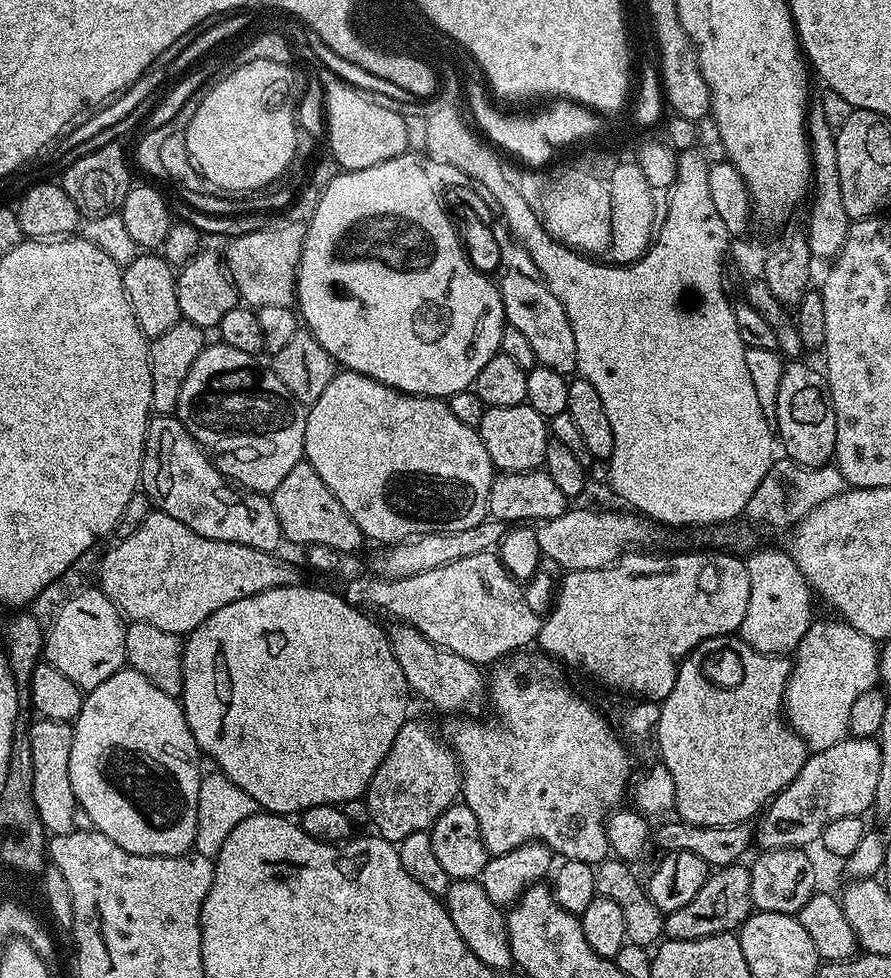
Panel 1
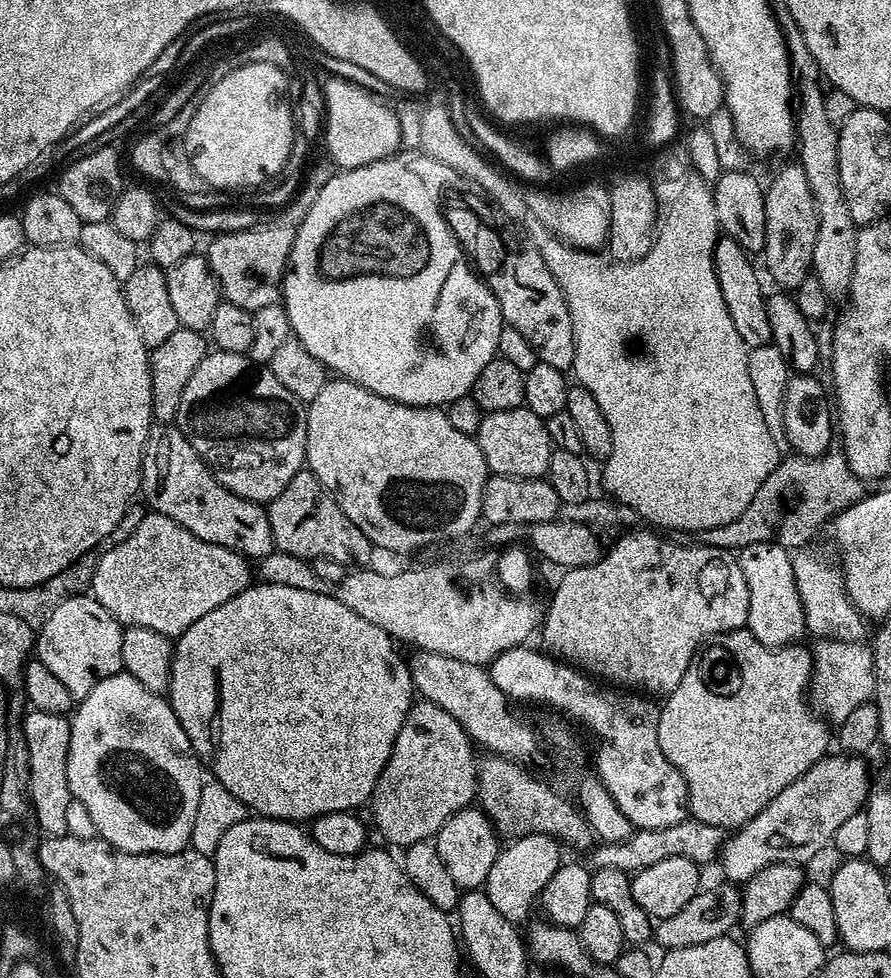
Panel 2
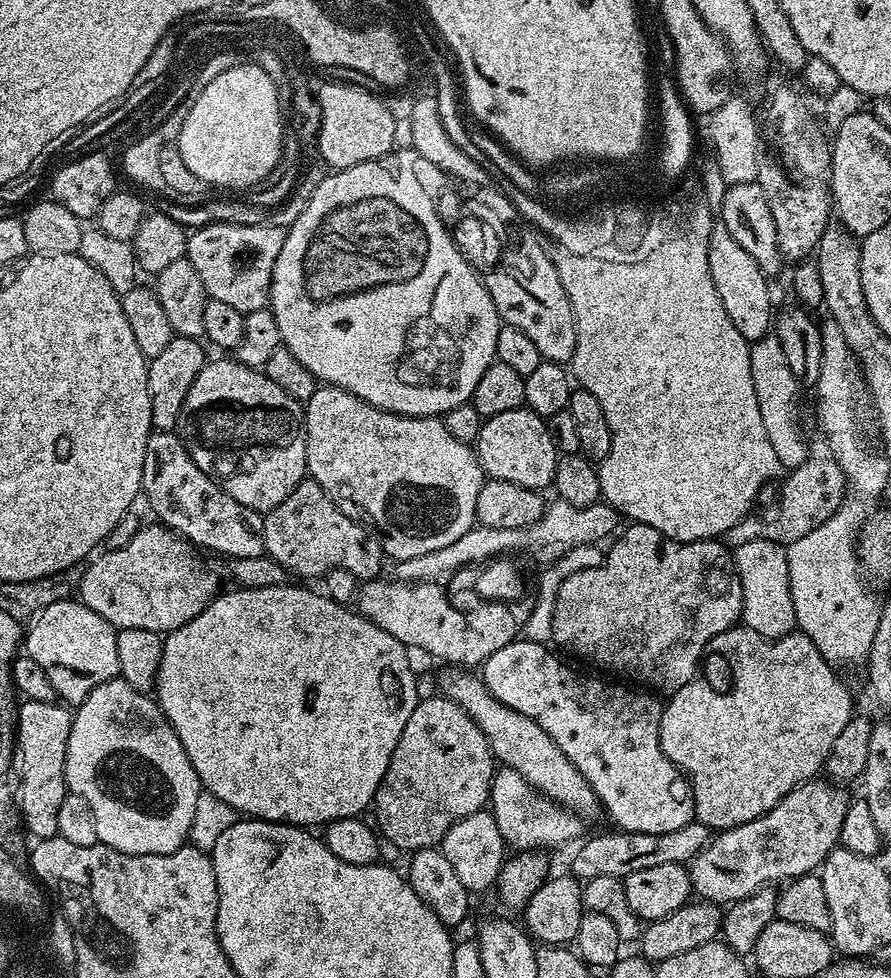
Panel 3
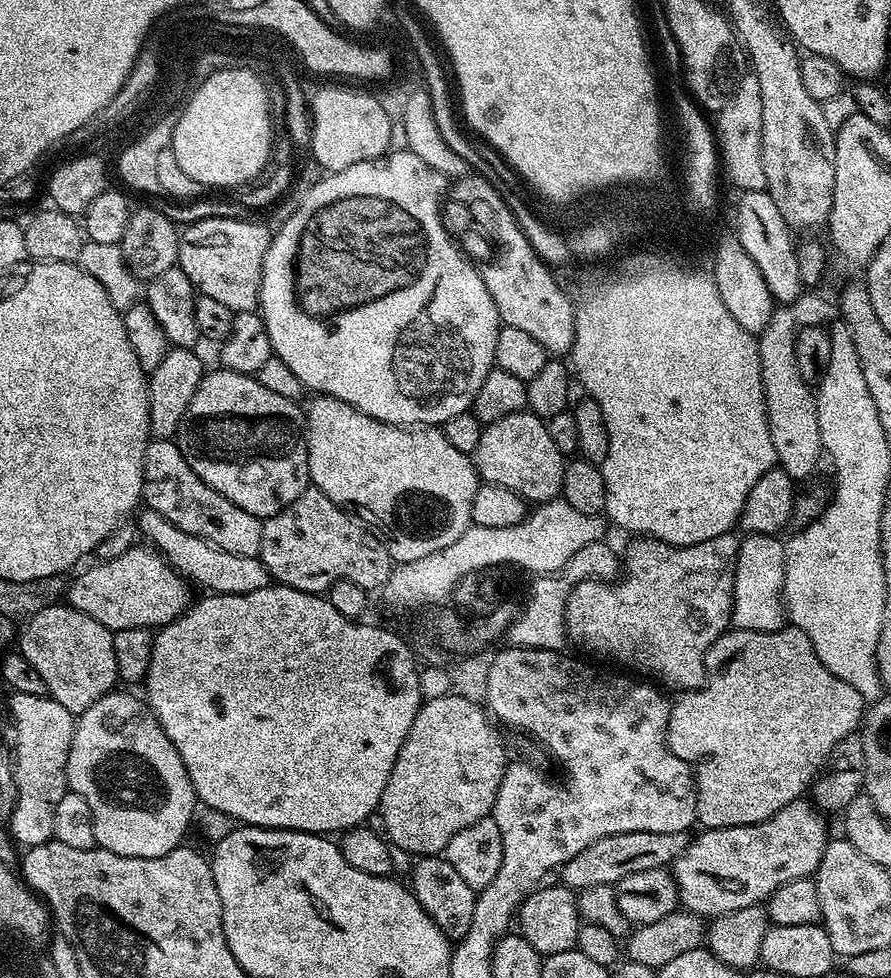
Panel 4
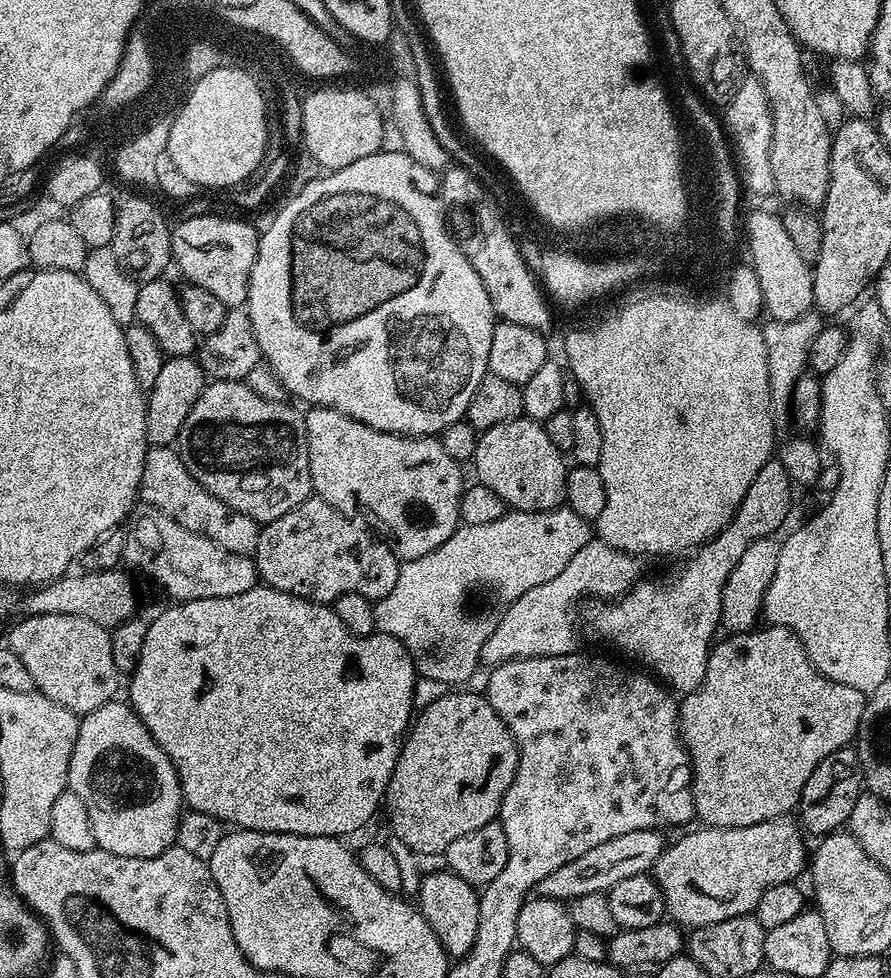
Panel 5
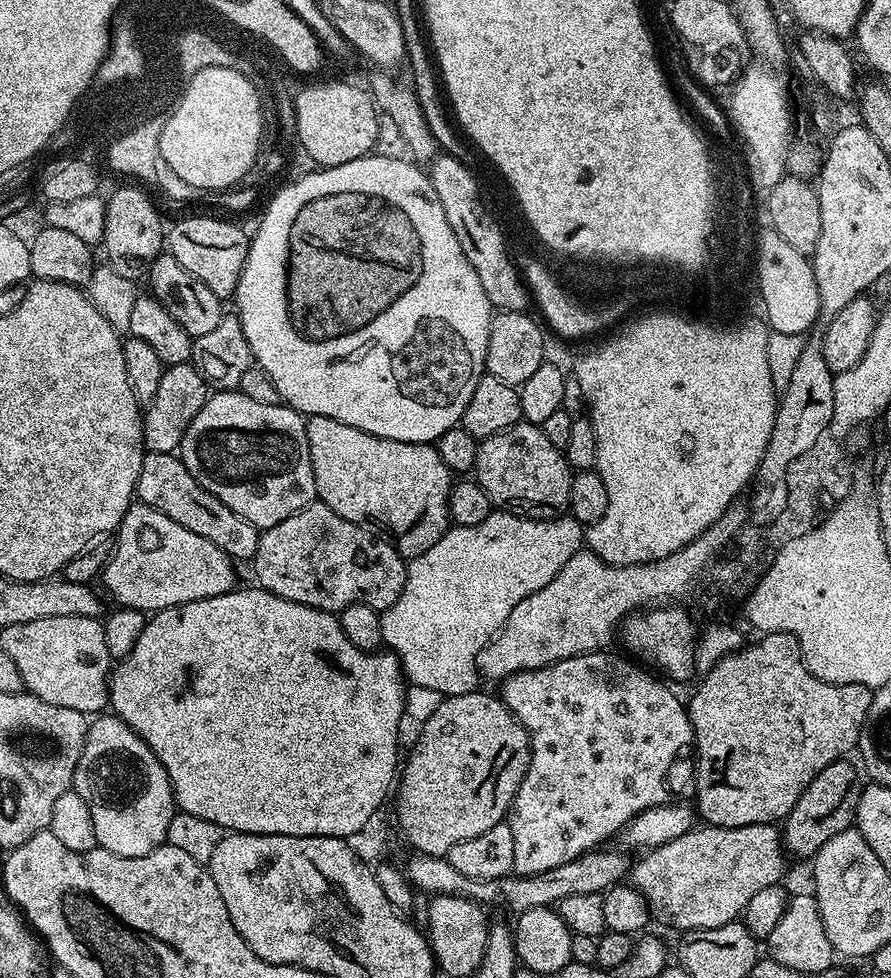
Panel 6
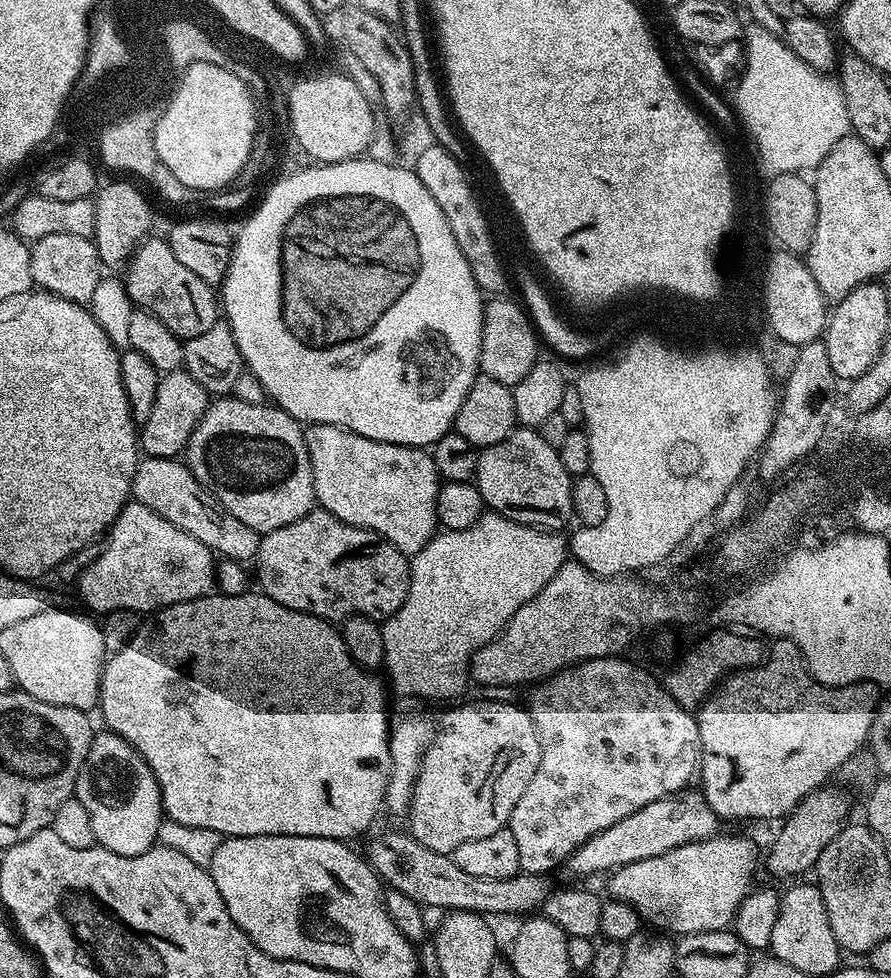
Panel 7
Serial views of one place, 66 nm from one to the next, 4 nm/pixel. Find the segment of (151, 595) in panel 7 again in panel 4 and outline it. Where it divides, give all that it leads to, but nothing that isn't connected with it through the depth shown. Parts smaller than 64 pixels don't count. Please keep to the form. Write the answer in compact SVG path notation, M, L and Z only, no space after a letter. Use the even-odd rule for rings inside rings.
M149 508L143 509L136 521L137 529L143 539L145 536L147 539L145 541L151 547L156 548L165 560L176 569L176 572L193 585L198 584L204 587L204 590L217 595L253 593L254 590L271 587L271 576L266 570L265 564L257 556L232 554L214 547L196 535L178 530L169 520L162 518L160 514Z

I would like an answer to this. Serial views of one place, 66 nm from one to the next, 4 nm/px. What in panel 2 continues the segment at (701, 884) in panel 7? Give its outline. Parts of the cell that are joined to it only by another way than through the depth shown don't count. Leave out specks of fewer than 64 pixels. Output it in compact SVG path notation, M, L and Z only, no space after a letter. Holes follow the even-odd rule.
M829 754L810 766L802 778L790 782L750 823L725 839L718 864L724 867L729 881L748 880L771 864L807 865L807 860L832 844L838 826L863 809L870 787L868 768L859 755L839 755Z

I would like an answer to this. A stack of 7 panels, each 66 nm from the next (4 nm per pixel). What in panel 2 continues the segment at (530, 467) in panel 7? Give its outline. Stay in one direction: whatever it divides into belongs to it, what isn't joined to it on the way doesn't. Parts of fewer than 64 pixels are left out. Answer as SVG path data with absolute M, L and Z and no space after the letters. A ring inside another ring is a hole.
M529 408L485 412L474 439L482 450L482 458L486 458L489 473L517 476L523 480L547 477L554 445L545 417L534 414Z

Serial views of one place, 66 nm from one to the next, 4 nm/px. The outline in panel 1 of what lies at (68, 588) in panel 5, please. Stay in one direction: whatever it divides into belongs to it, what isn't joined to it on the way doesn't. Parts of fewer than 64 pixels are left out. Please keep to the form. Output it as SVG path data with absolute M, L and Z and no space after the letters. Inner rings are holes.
M159 510L149 512L134 534L116 543L120 544L112 549L109 547L100 561L100 591L113 600L129 621L150 622L150 626L158 626L158 630L167 632L193 632L210 618L210 614L214 614L214 610L222 610L222 606L230 606L230 602L238 602L238 598L250 598L271 588L290 588L297 583L295 566L287 564L280 554L254 550L238 542L202 538L202 534L194 534L190 526L182 526L178 518L170 518L170 514Z

